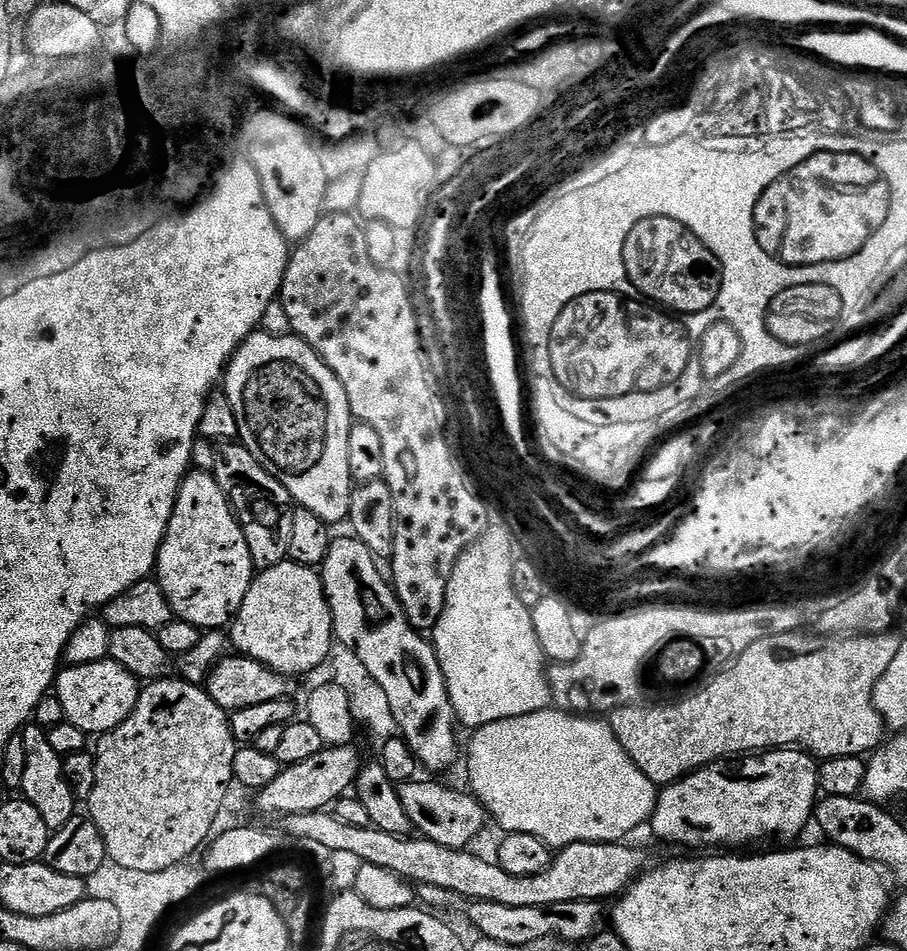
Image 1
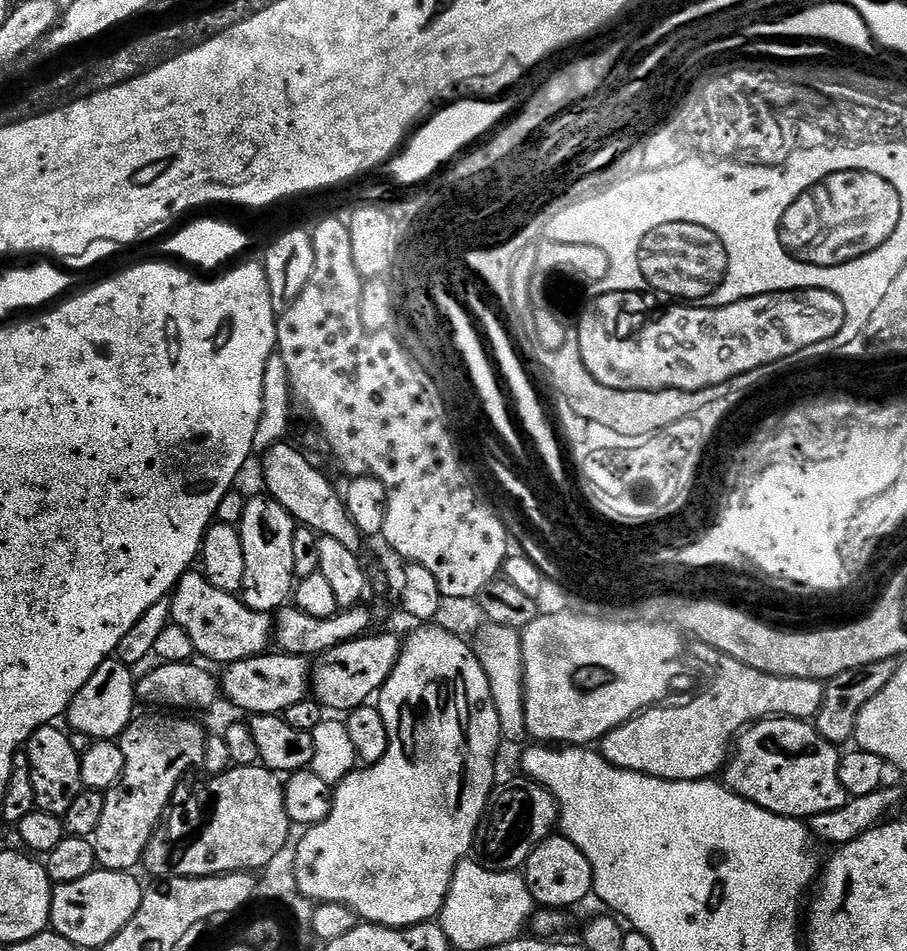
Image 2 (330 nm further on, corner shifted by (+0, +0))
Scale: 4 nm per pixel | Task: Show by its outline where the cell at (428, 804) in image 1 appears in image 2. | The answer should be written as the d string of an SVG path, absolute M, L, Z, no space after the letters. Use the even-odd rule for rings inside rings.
M519 778L513 784L508 784L505 788L497 787L488 799L488 808L484 811L484 818L480 821L480 828L476 832L477 849L481 848L488 856L496 856L494 868L498 872L515 872L523 869L524 863L530 858L530 854L536 845L540 844L557 831L560 819L560 805L555 798L534 780Z

